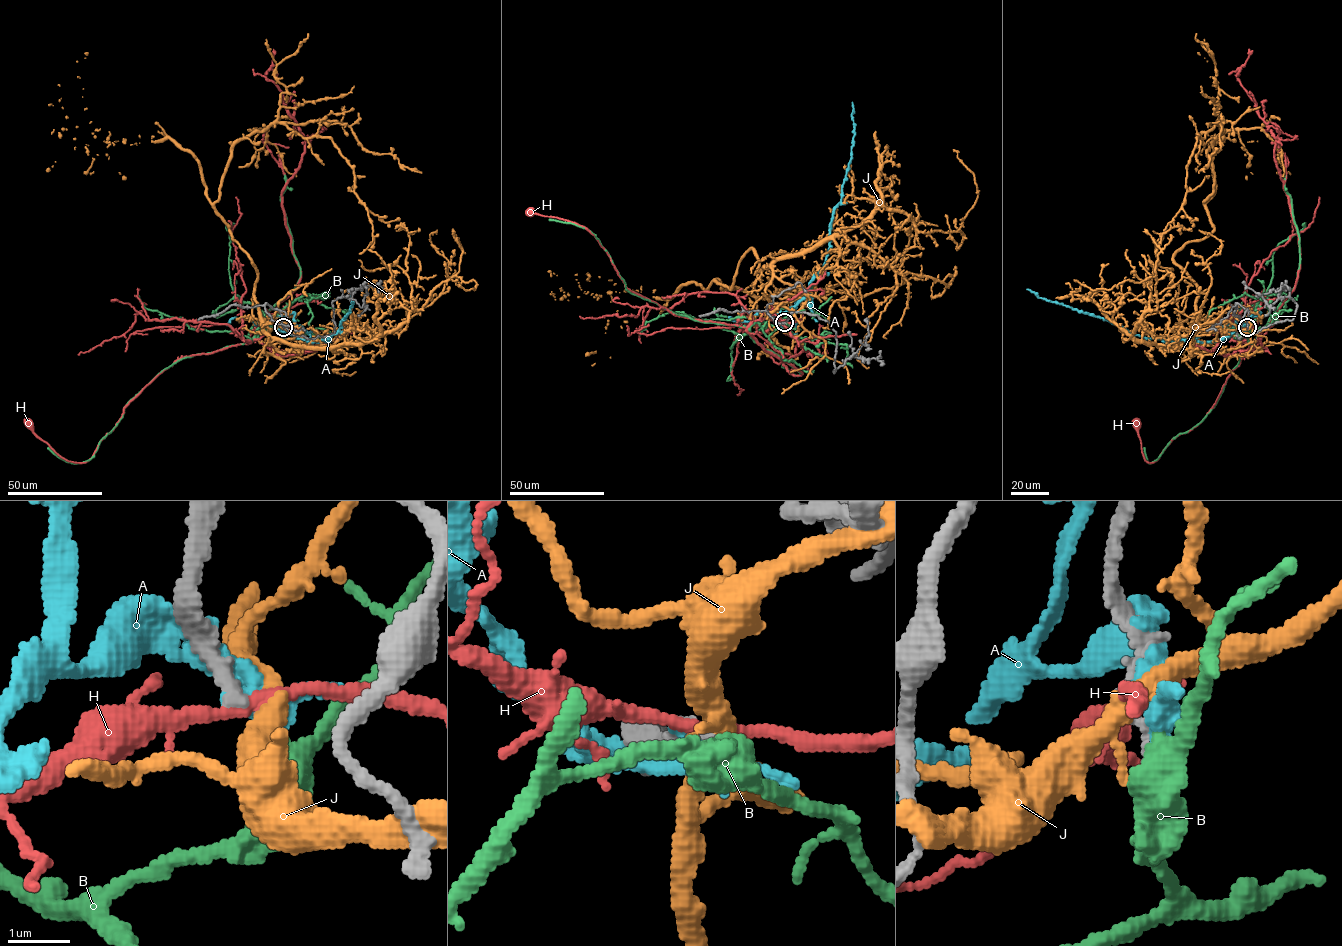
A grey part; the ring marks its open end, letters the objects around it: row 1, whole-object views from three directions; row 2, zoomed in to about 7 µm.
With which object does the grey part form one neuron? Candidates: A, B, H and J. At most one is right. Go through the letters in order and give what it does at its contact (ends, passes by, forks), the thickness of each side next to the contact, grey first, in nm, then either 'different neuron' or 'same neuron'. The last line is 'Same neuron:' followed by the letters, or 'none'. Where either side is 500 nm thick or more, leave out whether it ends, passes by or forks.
A: it passes by | 260/280 nm | different neuron
B: 120/550 nm | different neuron
H: it passes by | 180/200 nm | different neuron
J: it forks | 160/320 nm | different neuron
Same neuron: none

